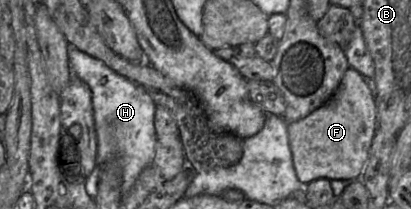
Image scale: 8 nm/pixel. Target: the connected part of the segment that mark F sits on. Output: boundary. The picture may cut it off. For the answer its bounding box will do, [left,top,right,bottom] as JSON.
[288,67,376,185]

